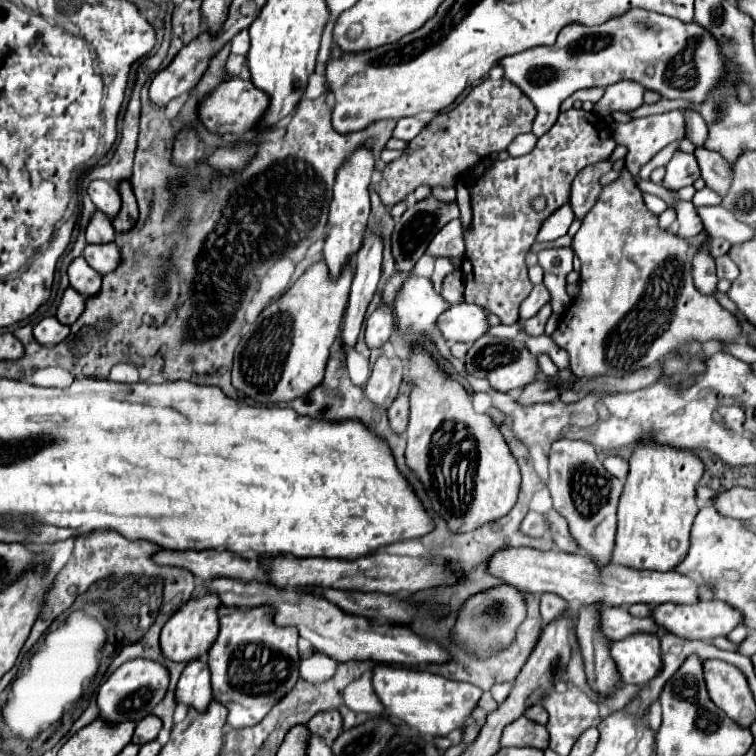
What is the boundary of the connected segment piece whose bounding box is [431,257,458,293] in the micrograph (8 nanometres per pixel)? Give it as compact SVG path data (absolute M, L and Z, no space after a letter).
M435 259L435 271L433 271L431 275L431 281L433 281L433 289L437 291L437 293L441 293L441 285L443 285L443 279L449 275L449 273L453 273L453 271L457 271L458 268L449 261L449 259Z

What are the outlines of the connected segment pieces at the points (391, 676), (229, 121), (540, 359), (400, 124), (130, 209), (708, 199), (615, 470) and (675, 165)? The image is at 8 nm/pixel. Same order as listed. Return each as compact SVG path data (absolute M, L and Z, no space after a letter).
M375 665L371 677L373 689L383 705L383 713L387 717L397 717L409 727L415 727L423 735L443 737L453 729L461 729L465 719L477 707L481 697L481 689L471 683L449 681L445 677L433 675L429 671L415 671L403 667L389 667L389 665Z
M231 77L225 79L223 83L219 83L213 93L209 93L197 107L197 117L199 121L207 127L207 131L217 133L217 135L225 135L225 133L233 133L237 137L249 133L255 125L255 121L263 115L263 111L267 109L269 101L267 95L259 89L255 89L255 85L251 85L251 81L239 79L239 77Z
M543 353L543 355L537 355L537 365L539 365L539 369L541 369L545 375L551 375L551 377L557 375L555 363L553 363L545 353Z
M405 117L405 119L397 121L397 125L393 129L393 137L403 139L403 141L411 141L415 137L415 133L419 133L423 127L425 127L423 121L417 121L413 117Z
M125 181L119 187L119 195L121 195L123 205L121 205L121 211L117 213L117 217L113 219L113 227L117 231L123 231L123 229L131 229L131 225L137 221L137 201L135 201L129 181Z
M705 187L705 189L697 191L695 197L693 197L693 205L695 207L701 207L703 203L709 205L709 207L713 207L713 205L719 205L721 203L721 197L715 197L715 193L713 191L707 191L707 187Z
M607 455L605 461L603 461L603 465L605 465L605 469L607 469L611 475L615 475L617 479L625 479L625 475L627 475L627 471L629 471L627 461L623 461L621 457L615 457L615 455Z
M675 151L673 159L667 163L667 175L661 185L665 189L677 191L681 187L693 185L697 179L699 179L699 165L695 161L695 155Z

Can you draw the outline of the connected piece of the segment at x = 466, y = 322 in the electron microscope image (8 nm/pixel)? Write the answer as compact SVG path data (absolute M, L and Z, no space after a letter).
M461 301L439 315L437 329L441 331L441 335L447 343L475 341L481 335L485 335L487 327L489 327L487 315L489 315L487 309Z

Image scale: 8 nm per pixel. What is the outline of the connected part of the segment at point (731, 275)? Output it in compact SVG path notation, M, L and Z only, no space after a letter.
M727 255L717 257L715 263L717 263L717 277L719 277L719 279L735 281L735 279L739 277L739 267L737 267L737 265L727 257Z

